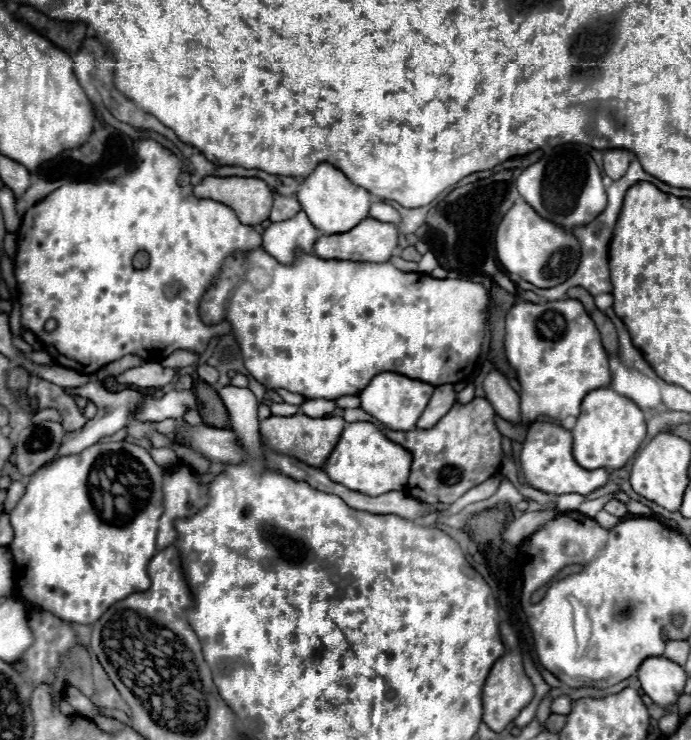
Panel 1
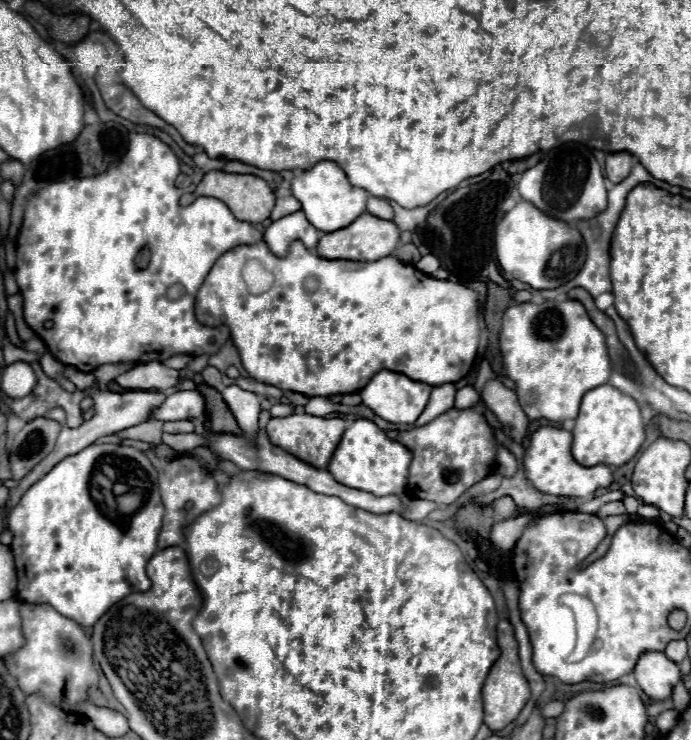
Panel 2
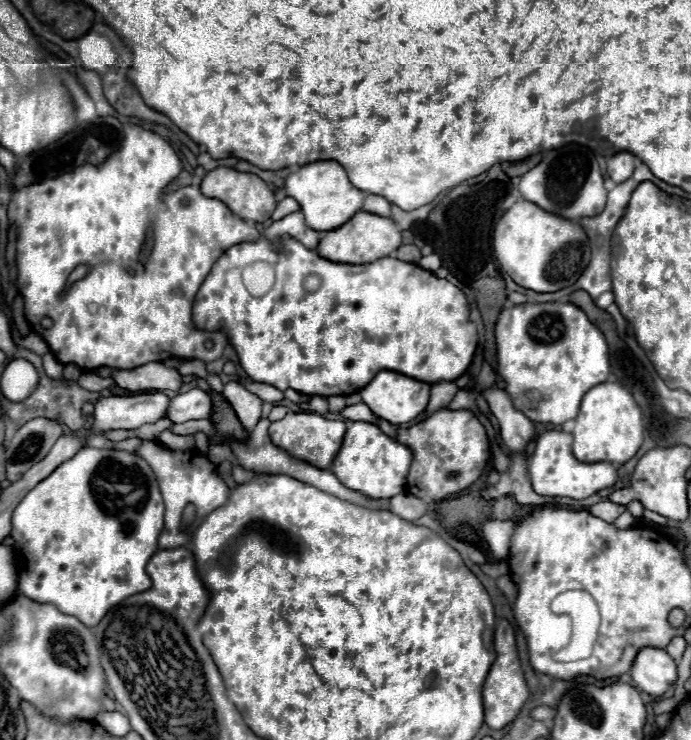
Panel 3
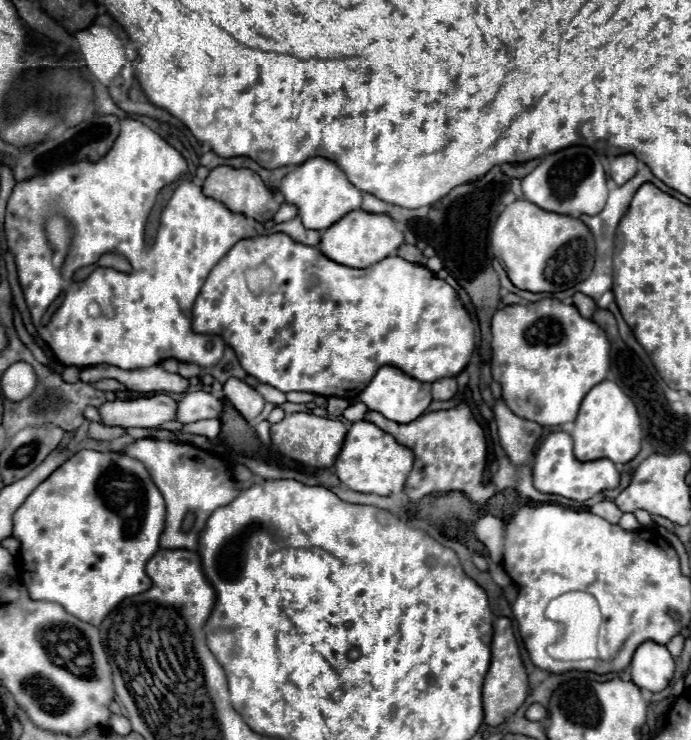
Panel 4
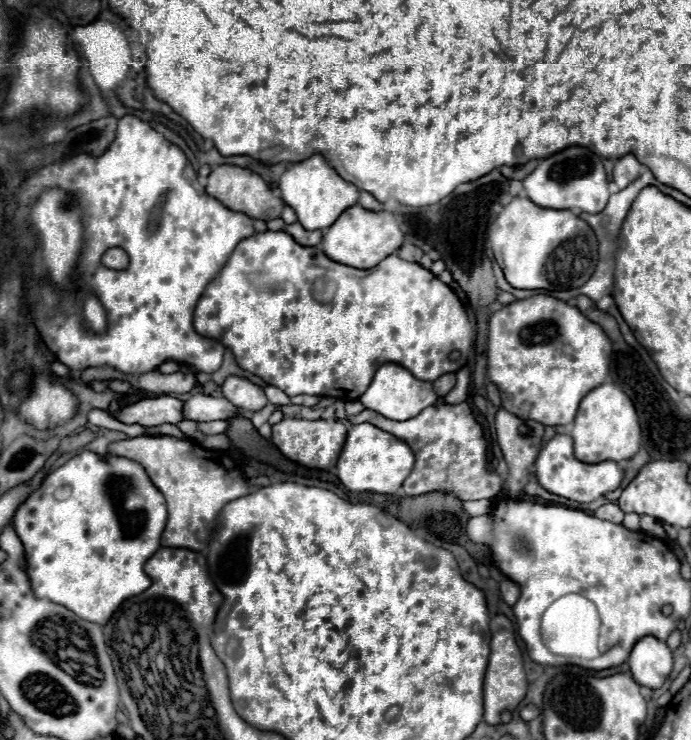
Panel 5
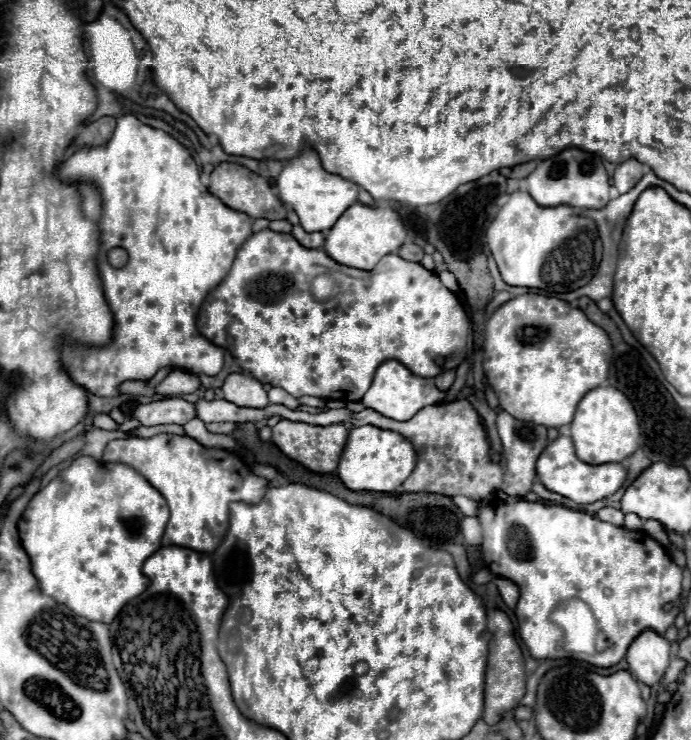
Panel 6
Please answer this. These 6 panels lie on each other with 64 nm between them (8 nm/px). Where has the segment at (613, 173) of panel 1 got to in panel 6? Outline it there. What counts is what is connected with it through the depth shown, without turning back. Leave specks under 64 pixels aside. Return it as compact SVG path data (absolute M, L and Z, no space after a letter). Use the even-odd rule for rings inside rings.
M630 158L630 160L626 160L626 162L622 162L622 164L616 166L616 172L614 172L614 176L612 176L614 186L616 186L620 192L628 192L628 190L634 188L634 184L644 176L644 172L646 172L646 166L640 164L638 160Z

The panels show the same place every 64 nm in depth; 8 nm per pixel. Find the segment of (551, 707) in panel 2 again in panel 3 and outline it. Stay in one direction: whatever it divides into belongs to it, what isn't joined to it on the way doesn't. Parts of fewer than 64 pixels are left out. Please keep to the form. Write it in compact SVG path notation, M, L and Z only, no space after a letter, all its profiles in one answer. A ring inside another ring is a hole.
M538 706L532 710L532 718L536 720L552 720L556 716L556 706Z

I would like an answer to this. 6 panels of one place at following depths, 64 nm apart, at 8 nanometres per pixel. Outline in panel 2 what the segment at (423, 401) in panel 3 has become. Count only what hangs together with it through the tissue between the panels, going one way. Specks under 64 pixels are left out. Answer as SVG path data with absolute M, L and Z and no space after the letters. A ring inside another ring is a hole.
M382 370L360 390L360 396L362 396L362 404L368 406L382 420L392 422L392 424L414 424L418 420L418 416L422 414L422 410L426 408L430 392L432 392L430 384L416 382L398 372Z

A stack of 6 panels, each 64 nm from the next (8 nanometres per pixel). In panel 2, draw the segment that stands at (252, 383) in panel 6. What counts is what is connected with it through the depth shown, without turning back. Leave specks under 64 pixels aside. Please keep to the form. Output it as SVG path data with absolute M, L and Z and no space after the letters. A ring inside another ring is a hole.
M236 384L226 386L222 392L222 398L226 400L228 408L232 410L238 428L242 430L242 436L246 440L252 440L258 430L258 414L260 414L260 398L254 392L242 390Z

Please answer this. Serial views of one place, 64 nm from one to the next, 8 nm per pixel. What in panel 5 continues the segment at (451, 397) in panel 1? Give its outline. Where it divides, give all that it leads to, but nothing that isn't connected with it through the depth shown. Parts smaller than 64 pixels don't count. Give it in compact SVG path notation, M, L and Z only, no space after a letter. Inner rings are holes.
M444 374L438 380L434 380L434 390L438 396L444 398L454 388L454 384L456 384L456 374Z

